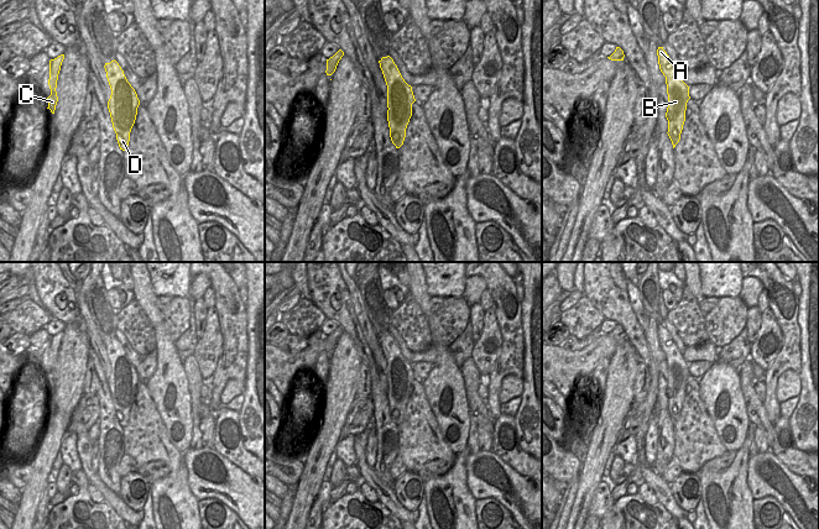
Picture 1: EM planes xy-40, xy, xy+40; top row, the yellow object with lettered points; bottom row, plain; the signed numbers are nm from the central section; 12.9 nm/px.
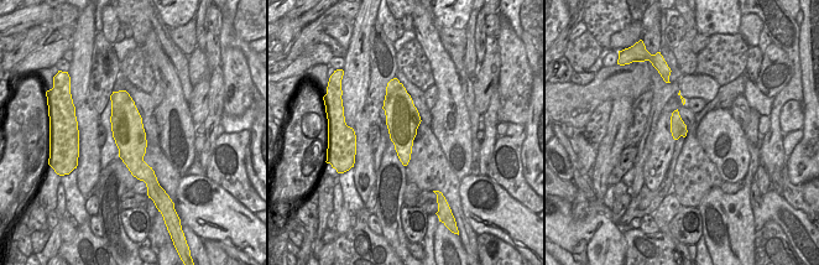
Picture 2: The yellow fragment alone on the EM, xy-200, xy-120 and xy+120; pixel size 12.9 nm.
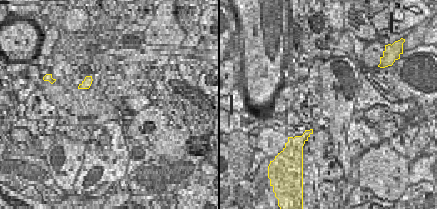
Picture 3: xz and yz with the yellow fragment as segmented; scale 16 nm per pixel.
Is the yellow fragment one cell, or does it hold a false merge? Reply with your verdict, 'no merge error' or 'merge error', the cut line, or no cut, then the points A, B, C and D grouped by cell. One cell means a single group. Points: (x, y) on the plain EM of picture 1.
no merge error; no cut; A B C D

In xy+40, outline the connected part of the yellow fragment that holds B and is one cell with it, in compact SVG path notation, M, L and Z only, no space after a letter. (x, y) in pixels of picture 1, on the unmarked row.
M658 324L657 326L659 346L666 353L668 384L666 394L668 397L668 413L673 425L680 417L680 410L685 398L687 379L690 376L689 363L683 358L682 352L672 340L669 332Z

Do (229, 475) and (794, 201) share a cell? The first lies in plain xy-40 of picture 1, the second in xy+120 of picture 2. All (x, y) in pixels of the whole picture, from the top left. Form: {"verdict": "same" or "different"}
{"verdict": "different"}

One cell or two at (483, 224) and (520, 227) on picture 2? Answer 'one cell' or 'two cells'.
one cell

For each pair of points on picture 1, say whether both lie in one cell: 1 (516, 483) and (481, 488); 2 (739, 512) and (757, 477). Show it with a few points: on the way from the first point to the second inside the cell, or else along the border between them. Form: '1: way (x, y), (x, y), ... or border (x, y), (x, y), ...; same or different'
1: way (501, 465), (483, 455), (473, 461), (471, 470); same
2: border (746, 462), (746, 485), (754, 498); different

